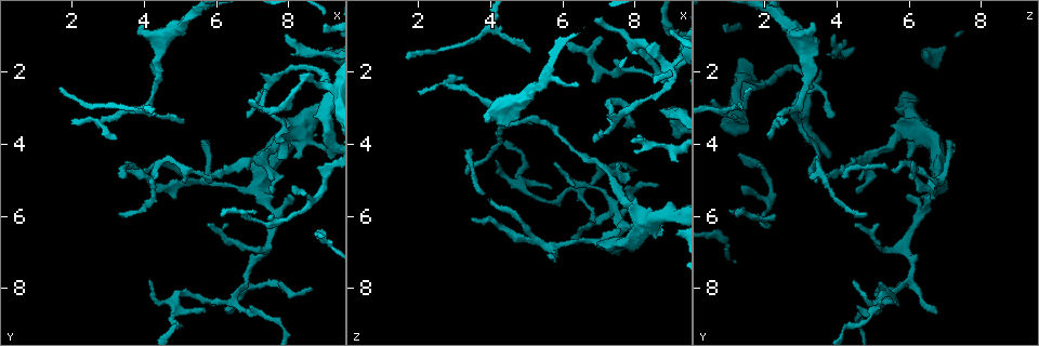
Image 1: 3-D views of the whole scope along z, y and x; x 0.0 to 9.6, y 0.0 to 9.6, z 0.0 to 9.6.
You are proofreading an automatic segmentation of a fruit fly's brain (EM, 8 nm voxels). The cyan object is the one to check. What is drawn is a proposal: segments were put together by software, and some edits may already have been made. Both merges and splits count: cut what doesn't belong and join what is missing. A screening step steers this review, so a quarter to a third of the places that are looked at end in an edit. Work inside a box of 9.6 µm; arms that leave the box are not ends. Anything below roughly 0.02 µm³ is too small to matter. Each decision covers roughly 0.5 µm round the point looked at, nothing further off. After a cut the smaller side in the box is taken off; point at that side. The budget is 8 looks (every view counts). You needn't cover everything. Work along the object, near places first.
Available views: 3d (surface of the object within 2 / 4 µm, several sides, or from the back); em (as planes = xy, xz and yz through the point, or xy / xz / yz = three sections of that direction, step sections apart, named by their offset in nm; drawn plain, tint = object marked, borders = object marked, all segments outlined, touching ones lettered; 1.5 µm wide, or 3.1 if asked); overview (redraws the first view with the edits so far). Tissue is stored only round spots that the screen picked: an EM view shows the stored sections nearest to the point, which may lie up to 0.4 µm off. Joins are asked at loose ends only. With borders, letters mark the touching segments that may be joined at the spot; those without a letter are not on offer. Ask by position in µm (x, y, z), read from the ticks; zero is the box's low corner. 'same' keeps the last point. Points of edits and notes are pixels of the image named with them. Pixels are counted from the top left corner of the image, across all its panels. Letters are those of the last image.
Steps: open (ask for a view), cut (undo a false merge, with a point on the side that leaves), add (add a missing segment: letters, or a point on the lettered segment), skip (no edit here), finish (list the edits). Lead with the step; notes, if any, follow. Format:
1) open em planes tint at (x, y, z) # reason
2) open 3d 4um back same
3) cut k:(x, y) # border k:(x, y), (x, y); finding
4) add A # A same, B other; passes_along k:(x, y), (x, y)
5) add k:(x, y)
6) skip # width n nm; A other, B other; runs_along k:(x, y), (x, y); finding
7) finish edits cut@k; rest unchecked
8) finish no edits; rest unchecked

open 3d 4um at (3.90, 0.65, 3.40)

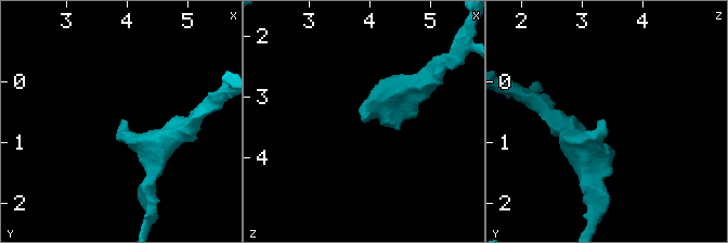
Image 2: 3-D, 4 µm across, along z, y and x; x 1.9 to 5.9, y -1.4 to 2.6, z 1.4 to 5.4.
open em planes borders at (3.95, 0.65, 3.35)

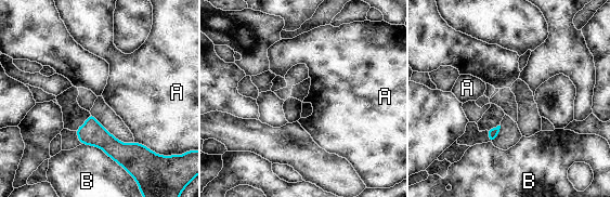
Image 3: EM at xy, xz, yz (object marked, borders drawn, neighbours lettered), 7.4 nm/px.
skip # A other, B other; border 3:(134, 141), (150, 149); none of them fits

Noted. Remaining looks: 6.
open em xy step 4 borders at (3.95, 4.70, 5.55) # thin end

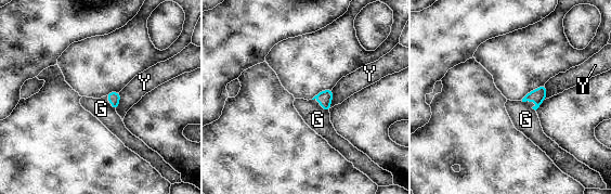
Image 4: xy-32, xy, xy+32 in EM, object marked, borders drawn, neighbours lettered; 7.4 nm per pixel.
skip # longest_contact Y 150 nm; G other, Y other; border 4:(521, 101), (534, 101), (535, 111); none of them fits

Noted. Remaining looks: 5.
open 3d 2um at (6.35, 5.10, 6.70) # narrows sharply

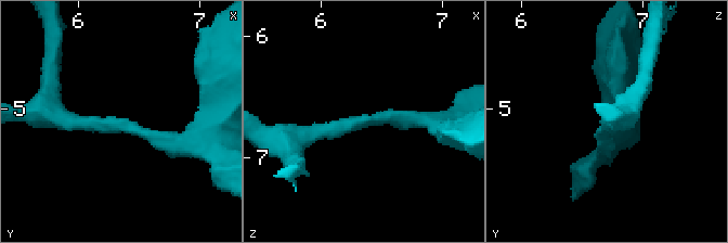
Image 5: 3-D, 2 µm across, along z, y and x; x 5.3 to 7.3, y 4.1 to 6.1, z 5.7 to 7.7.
open em planes borders at (6.40, 5.18, 6.68) # arm_widths 200, 260 nm

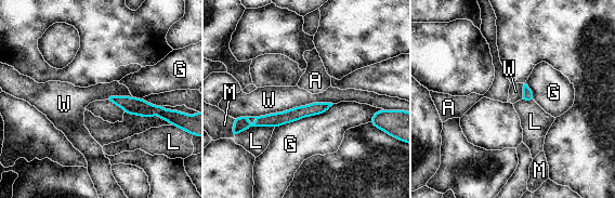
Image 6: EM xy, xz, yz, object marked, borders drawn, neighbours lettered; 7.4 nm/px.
skip # width 70 nm; A other, G other, L other, M other, W other; border 6:(274, 127), (249, 128); one neuron here

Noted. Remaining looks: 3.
finish no edits; rest unchecked

